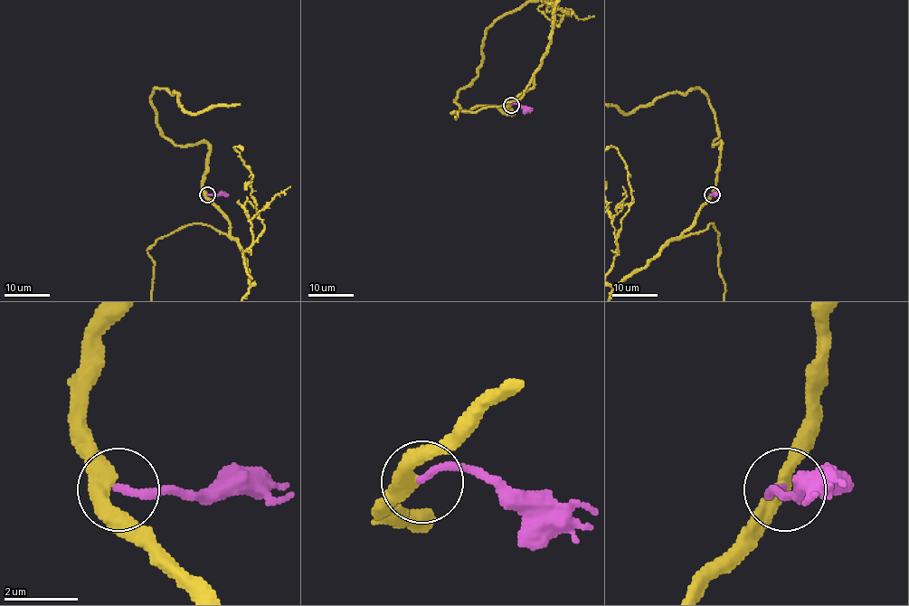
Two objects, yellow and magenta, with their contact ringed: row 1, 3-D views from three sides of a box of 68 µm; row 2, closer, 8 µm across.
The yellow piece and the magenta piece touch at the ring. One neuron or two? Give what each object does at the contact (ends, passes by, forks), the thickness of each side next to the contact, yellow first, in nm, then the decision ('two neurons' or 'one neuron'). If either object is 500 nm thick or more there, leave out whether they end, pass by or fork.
yellow passes by | magenta ends | 400/200 nm | two neurons

